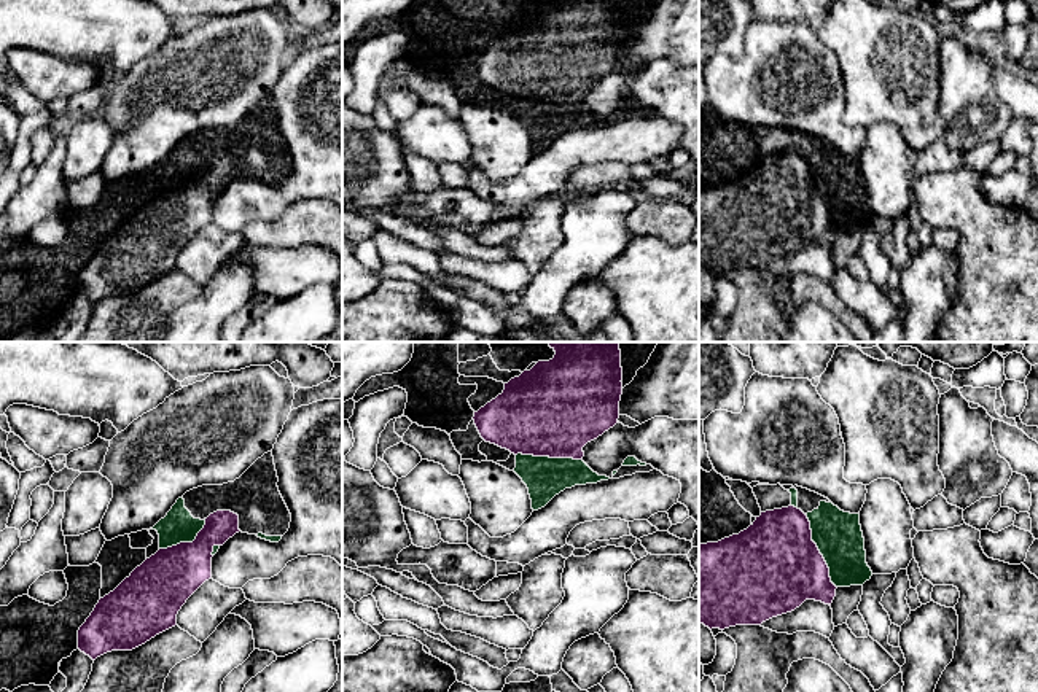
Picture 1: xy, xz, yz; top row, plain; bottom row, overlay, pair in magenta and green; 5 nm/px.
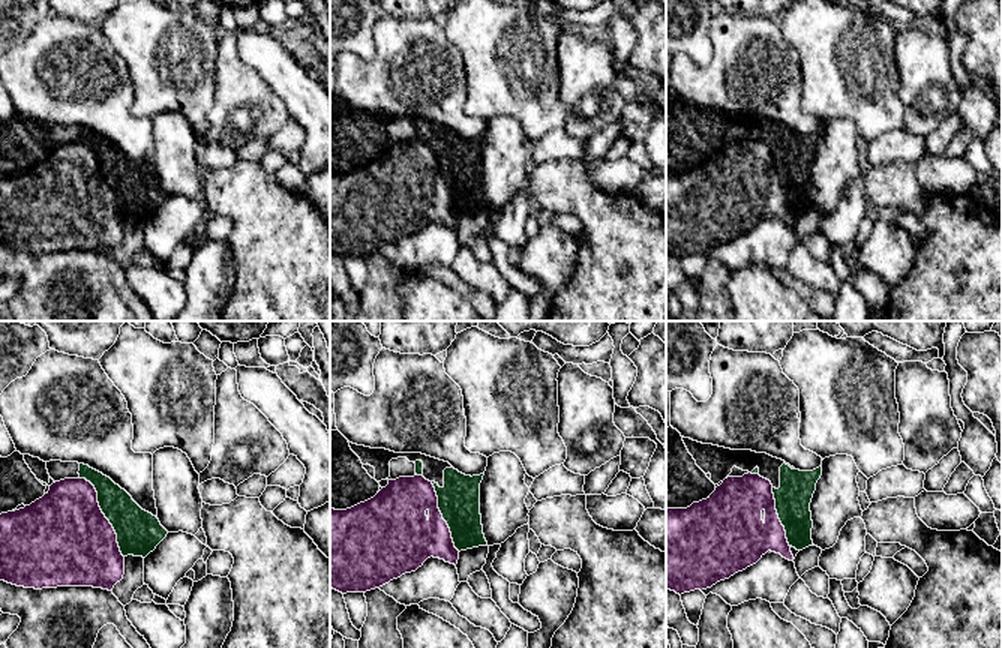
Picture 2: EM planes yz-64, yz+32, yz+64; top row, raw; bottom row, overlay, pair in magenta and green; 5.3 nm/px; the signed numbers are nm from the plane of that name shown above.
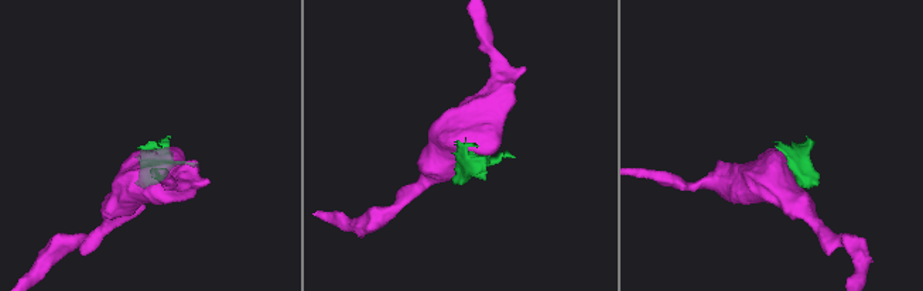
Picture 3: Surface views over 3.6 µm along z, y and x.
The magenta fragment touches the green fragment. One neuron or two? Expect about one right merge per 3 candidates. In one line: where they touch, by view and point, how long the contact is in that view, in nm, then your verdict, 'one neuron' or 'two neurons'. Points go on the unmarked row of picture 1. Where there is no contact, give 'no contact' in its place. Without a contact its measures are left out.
meets magenta in yz at (819, 194); contact 400 nm long; two neurons

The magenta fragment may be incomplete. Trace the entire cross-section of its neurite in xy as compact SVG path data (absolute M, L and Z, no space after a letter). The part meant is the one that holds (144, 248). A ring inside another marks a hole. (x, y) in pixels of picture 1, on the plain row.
M217 154L205 162L193 186L159 192L137 210L113 235L99 243L78 274L78 293L92 304L111 294L132 294L177 269L177 258L186 243L212 221L212 196L239 177L239 159Z

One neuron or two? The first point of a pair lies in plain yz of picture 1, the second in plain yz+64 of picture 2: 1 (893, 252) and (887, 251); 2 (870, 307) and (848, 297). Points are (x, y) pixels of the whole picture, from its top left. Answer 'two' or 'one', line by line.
1: two
2: two

